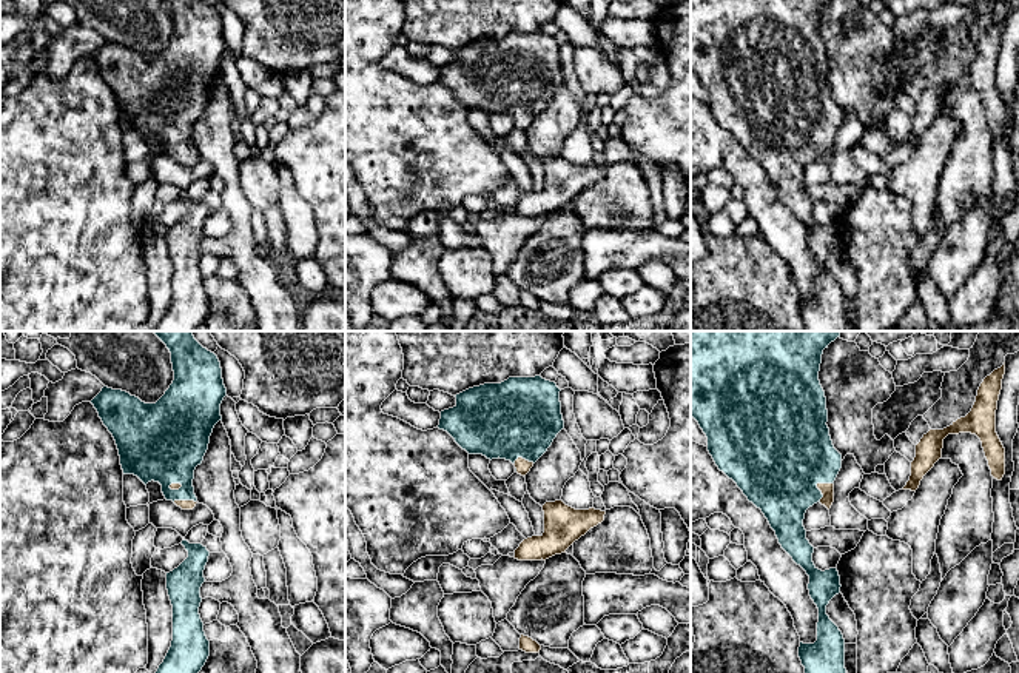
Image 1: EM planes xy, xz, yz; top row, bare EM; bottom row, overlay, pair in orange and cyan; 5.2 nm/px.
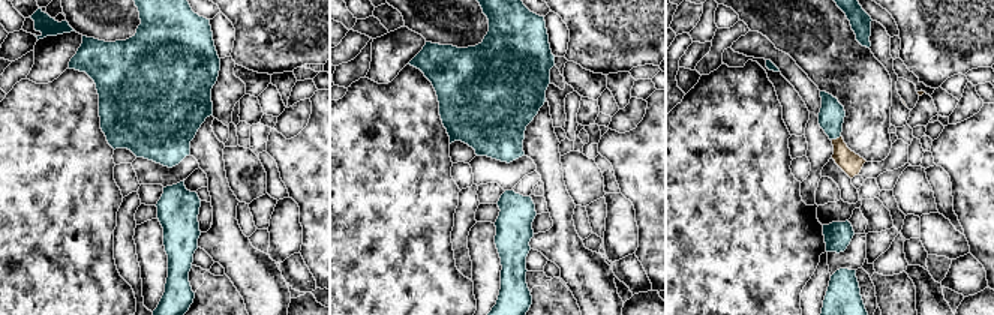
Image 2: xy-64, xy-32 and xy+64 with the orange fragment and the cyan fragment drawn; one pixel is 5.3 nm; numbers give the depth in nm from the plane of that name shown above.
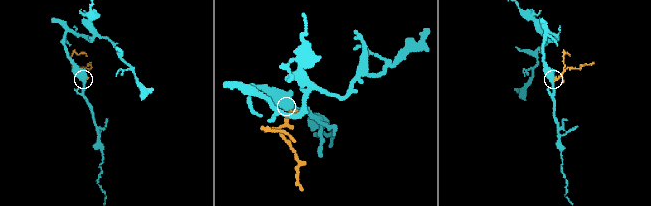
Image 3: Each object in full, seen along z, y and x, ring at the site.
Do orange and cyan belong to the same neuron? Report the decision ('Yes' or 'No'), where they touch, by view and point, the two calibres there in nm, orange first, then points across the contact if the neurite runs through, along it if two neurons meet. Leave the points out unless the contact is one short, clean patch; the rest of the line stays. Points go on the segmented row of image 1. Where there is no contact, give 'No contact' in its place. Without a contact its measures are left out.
Yes. Touches orange at yz (817, 485). Thickness 70 nm (orange) against 480 nm. Path across: yz (827, 490), (817, 485), (780, 455)

